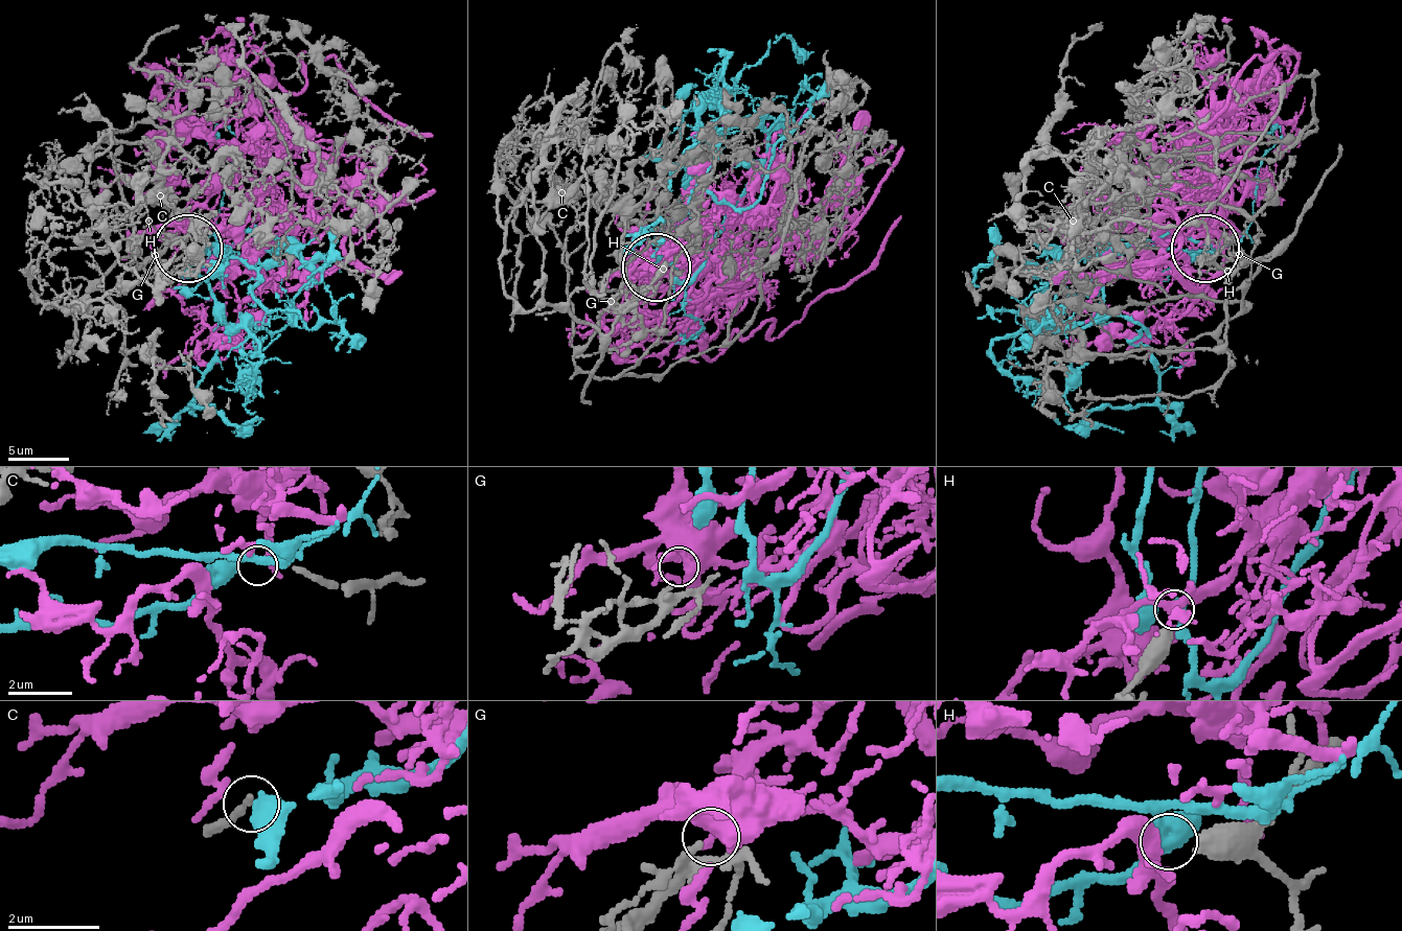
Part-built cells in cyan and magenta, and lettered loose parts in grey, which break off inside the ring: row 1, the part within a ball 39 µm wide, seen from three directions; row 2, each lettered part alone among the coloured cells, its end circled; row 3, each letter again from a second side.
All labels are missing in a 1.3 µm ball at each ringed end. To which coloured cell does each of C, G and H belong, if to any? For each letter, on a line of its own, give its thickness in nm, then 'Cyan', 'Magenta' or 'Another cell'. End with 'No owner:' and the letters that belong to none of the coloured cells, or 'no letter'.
C: Thickness 120 nm. Cyan
G: Thickness 160 nm. Magenta
H: Thickness 480 nm. Another cell
No owner: H

